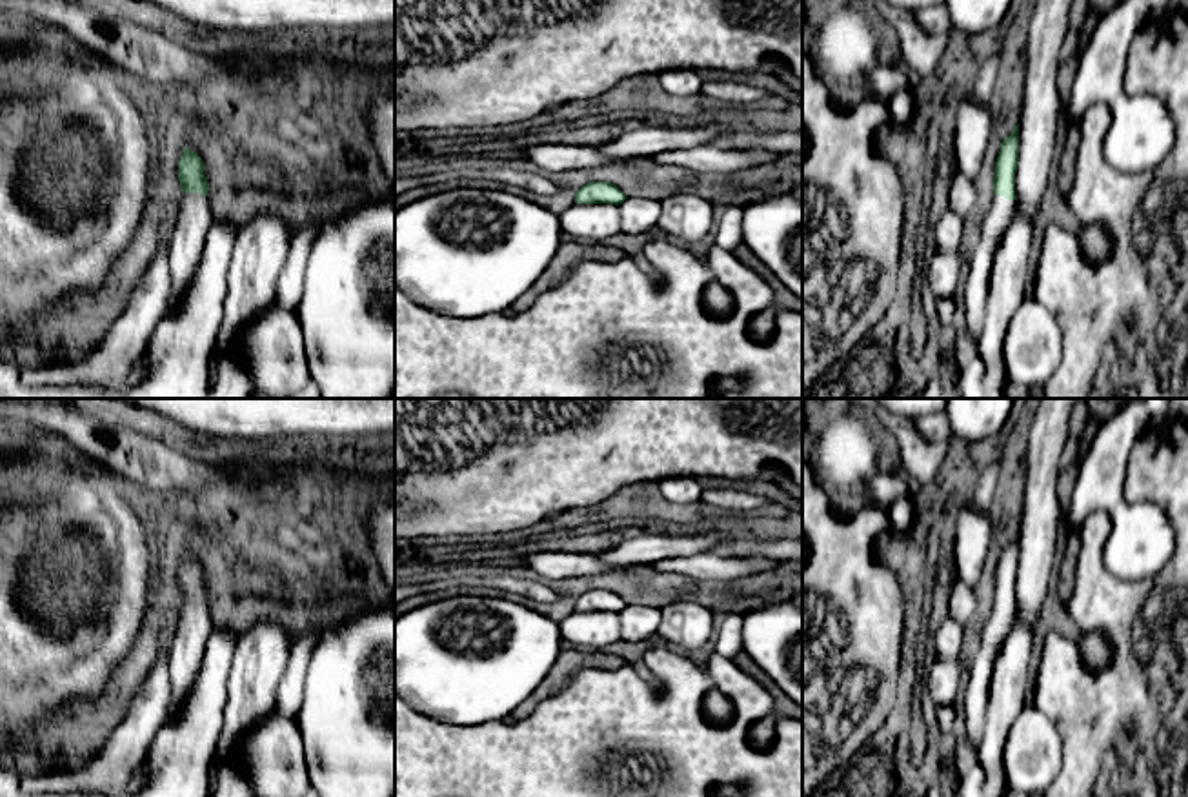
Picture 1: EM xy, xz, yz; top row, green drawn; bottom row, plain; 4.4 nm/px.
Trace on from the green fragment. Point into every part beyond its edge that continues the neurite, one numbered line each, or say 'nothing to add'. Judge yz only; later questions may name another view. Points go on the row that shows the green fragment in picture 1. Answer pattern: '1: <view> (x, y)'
1: yz (1001, 210)

